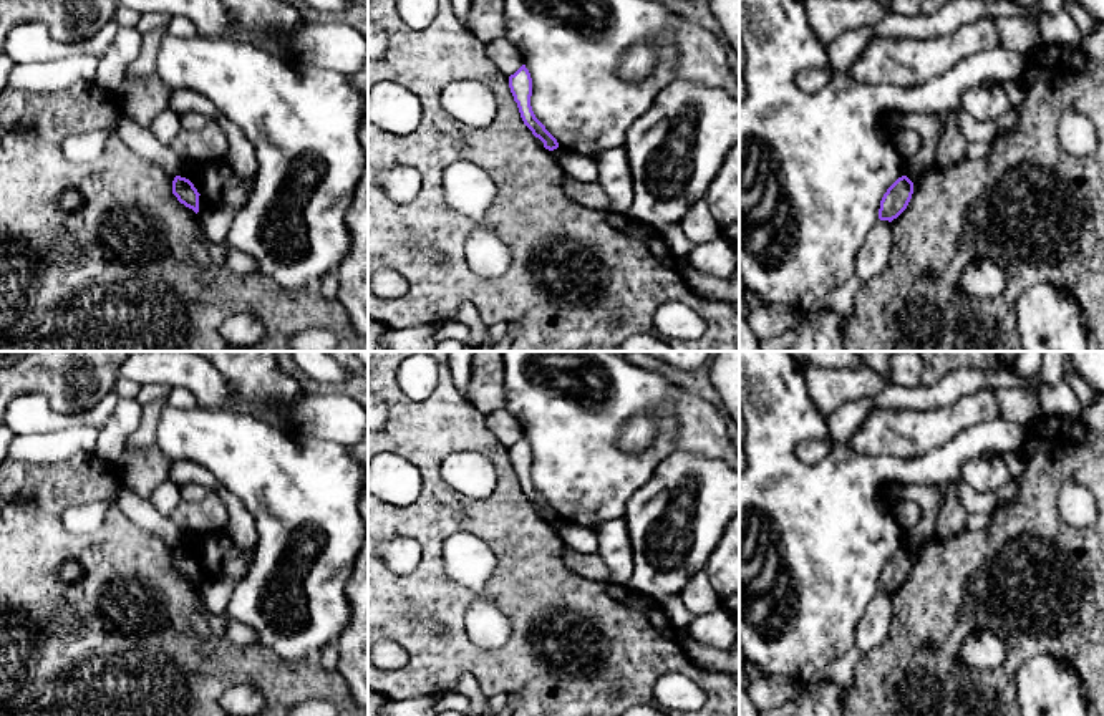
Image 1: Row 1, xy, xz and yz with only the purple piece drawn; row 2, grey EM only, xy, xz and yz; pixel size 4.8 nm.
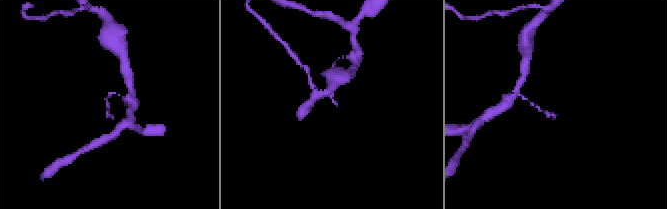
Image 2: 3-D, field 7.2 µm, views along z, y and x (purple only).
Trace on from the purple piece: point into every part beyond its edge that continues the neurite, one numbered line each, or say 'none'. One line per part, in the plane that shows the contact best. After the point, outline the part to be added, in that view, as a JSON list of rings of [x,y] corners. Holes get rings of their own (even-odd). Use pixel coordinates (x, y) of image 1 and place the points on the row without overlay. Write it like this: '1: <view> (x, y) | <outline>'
none

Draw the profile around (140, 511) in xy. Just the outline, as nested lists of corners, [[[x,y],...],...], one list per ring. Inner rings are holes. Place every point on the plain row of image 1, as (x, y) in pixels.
[[[124,482],[119,486],[113,501],[106,507],[118,507],[133,524],[159,537],[164,544],[176,549],[181,540],[181,529],[162,515],[146,497],[138,496]]]

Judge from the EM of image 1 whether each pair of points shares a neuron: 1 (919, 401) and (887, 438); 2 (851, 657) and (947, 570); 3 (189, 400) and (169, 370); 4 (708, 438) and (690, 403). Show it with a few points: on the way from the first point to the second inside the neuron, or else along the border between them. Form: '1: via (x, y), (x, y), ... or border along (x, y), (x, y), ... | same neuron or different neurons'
1: border along (950, 403), (924, 410), (872, 410) | different neurons
2: border along (866, 653), (847, 686) | different neurons
3: border along (171, 387), (186, 387), (199, 405) | different neurons
4: via (702, 430), (692, 411) | same neuron

